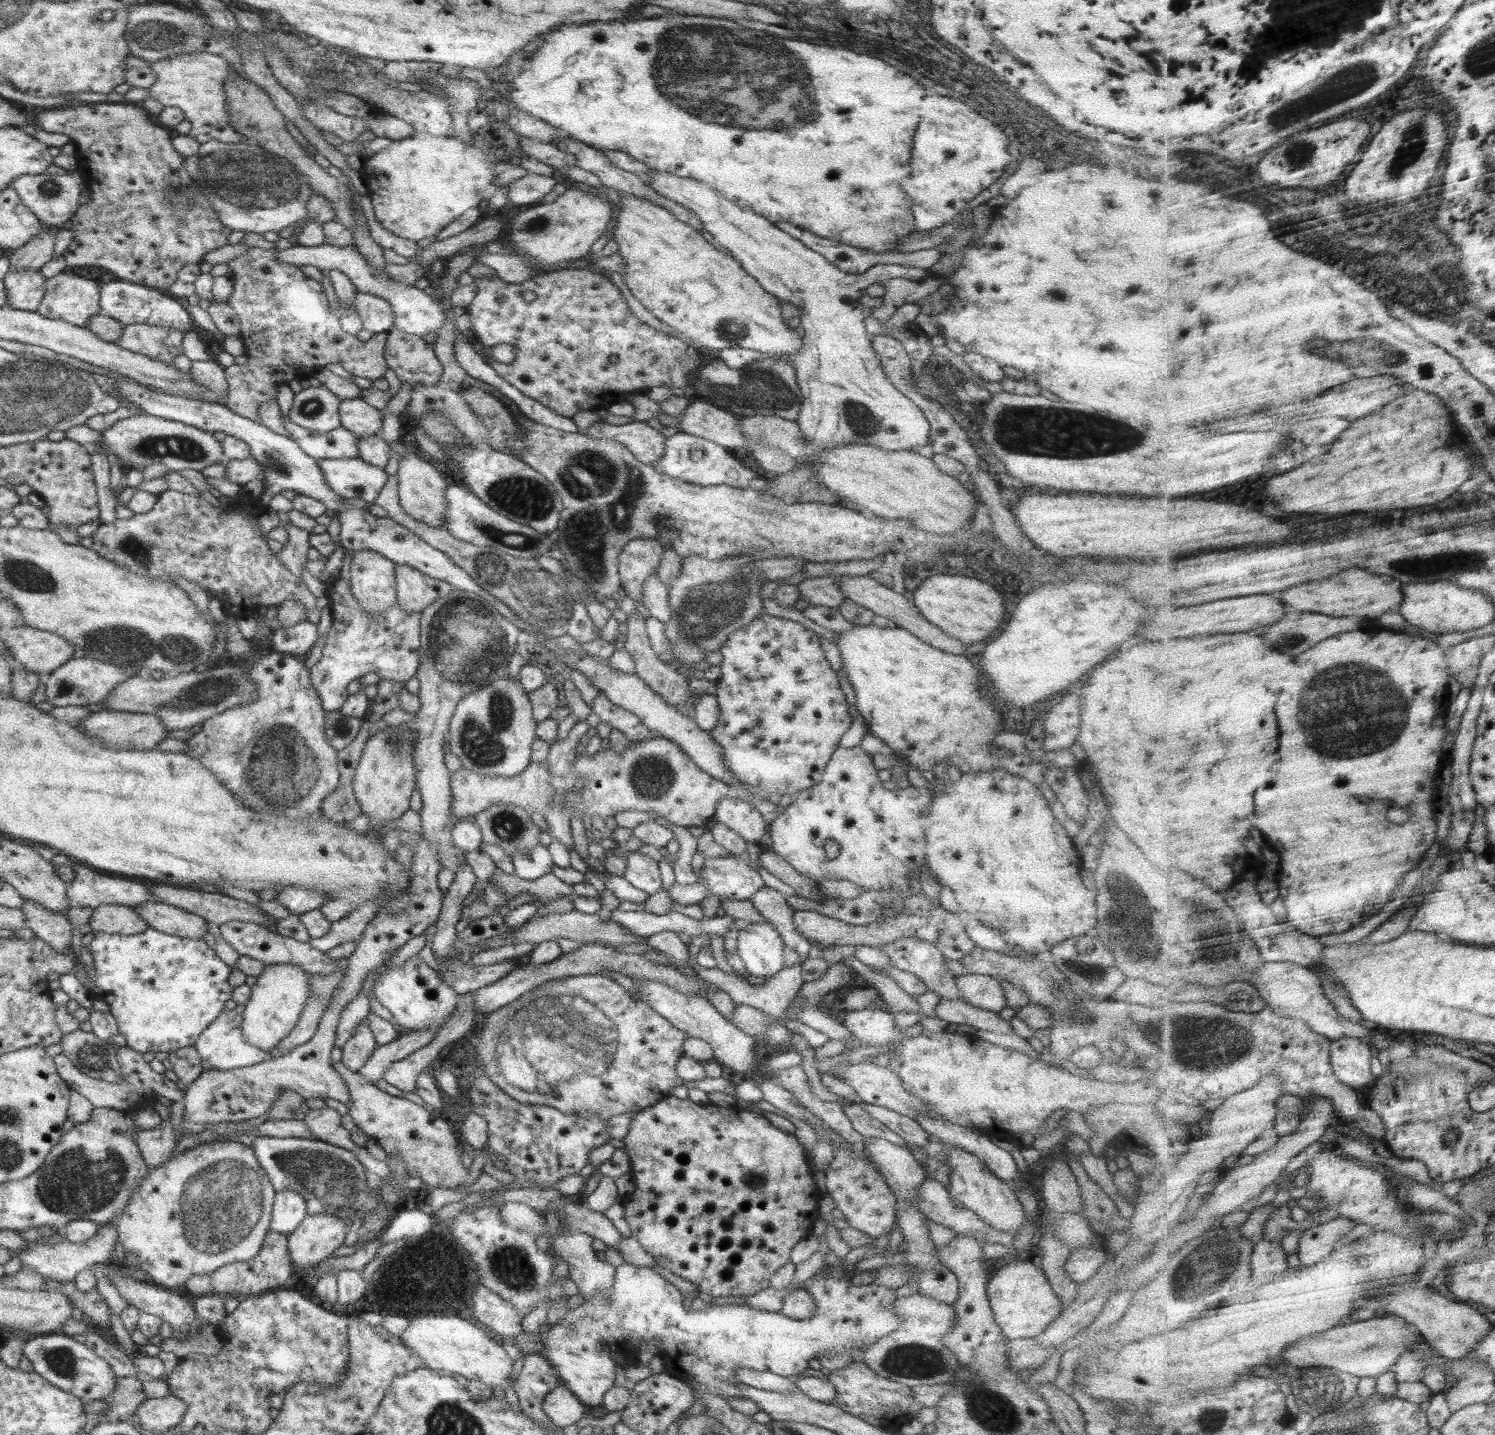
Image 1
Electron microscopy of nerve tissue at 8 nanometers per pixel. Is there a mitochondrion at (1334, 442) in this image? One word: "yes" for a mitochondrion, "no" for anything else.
no

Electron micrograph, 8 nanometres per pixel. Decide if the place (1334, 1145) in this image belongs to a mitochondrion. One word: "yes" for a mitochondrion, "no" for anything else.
no

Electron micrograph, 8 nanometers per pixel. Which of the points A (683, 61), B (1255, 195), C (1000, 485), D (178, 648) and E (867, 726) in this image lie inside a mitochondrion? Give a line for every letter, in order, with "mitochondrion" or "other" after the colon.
A: mitochondrion
B: other
C: other
D: mitochondrion
E: other

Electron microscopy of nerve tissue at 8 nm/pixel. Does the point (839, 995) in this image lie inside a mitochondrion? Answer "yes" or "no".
no

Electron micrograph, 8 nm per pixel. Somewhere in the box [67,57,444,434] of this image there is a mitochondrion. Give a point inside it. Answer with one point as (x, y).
(251, 182)

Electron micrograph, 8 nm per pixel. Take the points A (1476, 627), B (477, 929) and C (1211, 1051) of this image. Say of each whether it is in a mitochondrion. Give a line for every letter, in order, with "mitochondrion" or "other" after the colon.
A: other
B: other
C: mitochondrion

